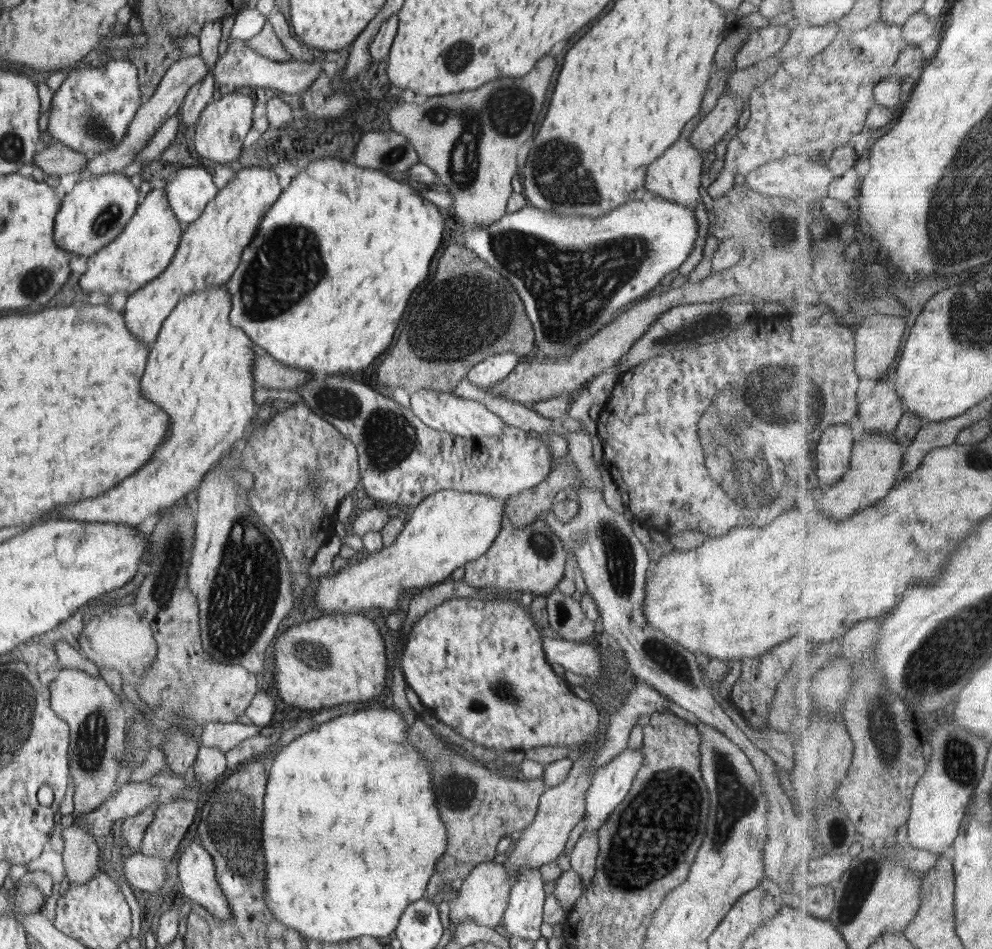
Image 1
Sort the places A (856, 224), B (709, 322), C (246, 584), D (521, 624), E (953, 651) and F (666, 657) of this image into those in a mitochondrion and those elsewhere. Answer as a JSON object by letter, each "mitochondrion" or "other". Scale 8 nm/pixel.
{"A":"other","B":"mitochondrion","C":"mitochondrion","D":"other","E":"mitochondrion","F":"mitochondrion"}

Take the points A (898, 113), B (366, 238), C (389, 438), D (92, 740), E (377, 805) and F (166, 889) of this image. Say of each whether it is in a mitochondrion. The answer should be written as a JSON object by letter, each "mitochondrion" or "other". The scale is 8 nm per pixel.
{"A":"other","B":"other","C":"mitochondrion","D":"mitochondrion","E":"other","F":"other"}

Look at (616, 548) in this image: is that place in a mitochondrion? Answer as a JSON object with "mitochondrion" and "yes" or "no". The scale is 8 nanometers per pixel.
{"mitochondrion":"yes"}

